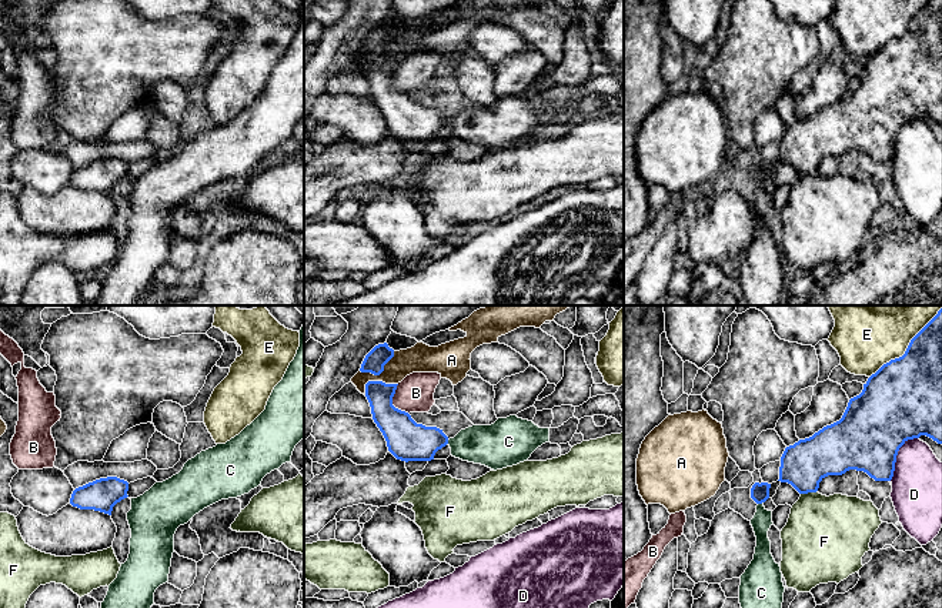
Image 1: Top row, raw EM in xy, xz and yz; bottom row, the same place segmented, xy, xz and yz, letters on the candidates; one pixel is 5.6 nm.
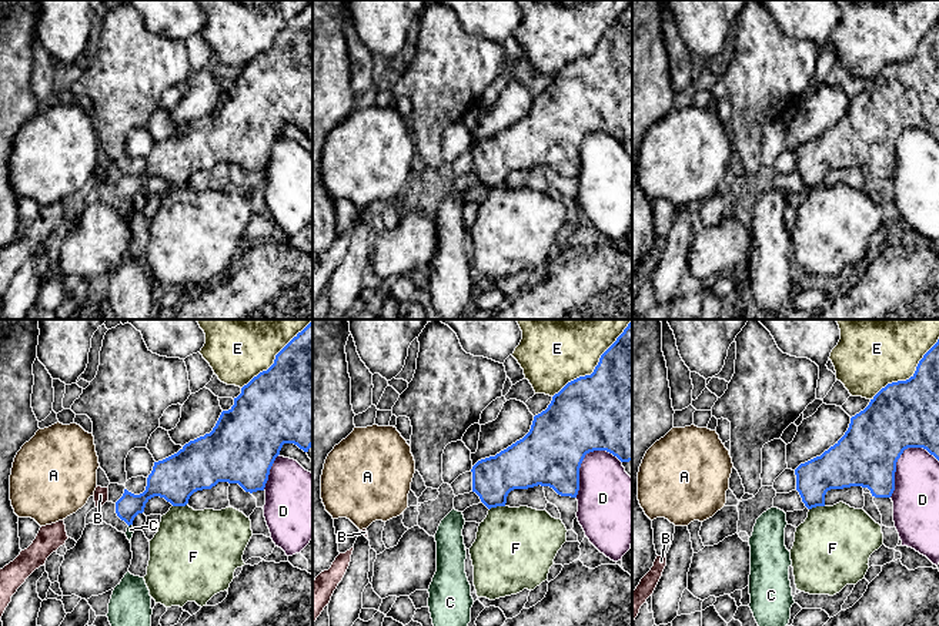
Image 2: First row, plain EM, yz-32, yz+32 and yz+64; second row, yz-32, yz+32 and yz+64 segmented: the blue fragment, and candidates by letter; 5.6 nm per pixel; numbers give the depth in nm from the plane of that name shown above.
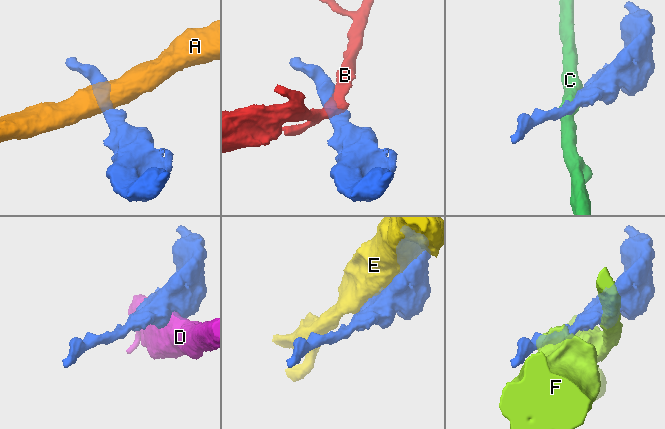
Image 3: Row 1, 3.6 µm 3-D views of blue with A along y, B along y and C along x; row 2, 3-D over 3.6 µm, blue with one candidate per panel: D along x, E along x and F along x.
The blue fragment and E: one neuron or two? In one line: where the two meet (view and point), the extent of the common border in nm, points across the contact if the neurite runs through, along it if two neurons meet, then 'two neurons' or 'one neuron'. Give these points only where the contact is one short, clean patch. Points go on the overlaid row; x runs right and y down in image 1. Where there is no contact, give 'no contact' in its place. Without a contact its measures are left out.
meets blue in yz at (908, 347); contact 550 nm long; two neurons

